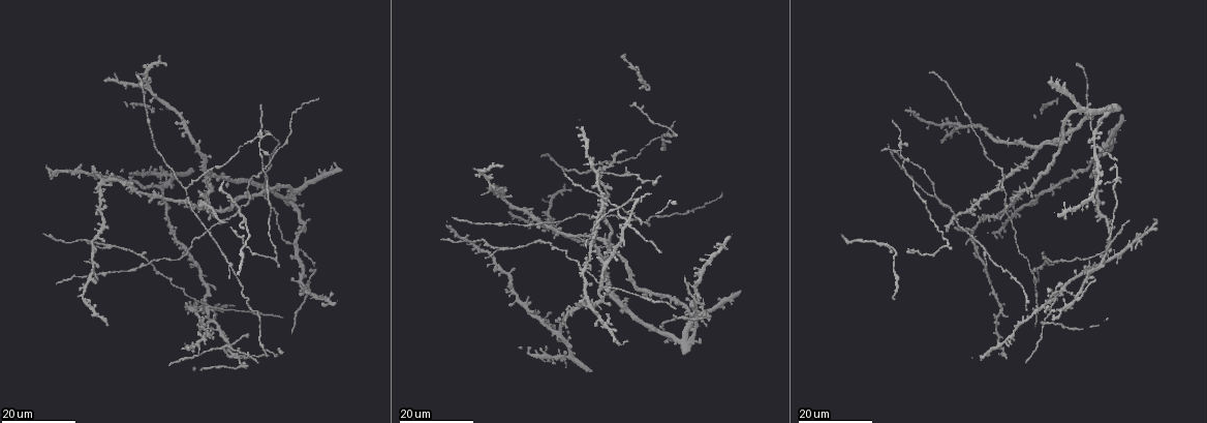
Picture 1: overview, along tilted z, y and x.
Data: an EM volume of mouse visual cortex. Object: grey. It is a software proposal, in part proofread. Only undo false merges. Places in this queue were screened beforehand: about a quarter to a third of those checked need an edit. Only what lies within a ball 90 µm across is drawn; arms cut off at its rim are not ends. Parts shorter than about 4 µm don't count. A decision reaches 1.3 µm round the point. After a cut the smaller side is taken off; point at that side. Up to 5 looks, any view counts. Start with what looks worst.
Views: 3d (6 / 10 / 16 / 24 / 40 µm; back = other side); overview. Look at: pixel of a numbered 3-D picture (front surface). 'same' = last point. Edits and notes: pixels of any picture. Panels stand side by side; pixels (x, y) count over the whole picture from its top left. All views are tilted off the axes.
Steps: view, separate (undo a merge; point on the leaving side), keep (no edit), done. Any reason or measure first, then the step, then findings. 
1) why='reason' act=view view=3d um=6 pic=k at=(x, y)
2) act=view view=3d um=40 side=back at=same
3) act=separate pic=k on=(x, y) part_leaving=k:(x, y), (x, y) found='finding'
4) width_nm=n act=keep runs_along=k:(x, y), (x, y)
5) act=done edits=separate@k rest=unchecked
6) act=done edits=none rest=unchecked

why='three arms meet' act=view view=3d um=24 pic=1 at=(143, 256)

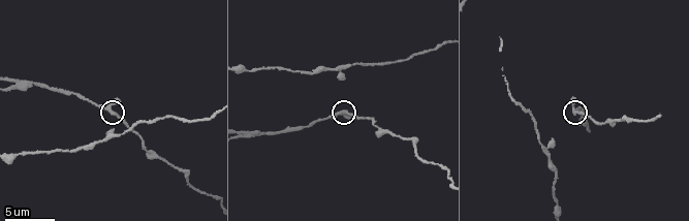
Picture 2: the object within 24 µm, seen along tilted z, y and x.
act=view view=3d um=10 pic=2 at=(345, 113)

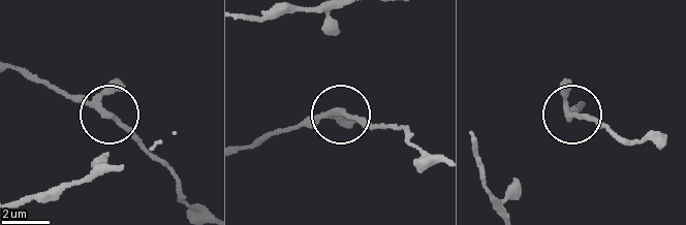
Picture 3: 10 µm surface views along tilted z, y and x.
arms=3 act=keep found='all the same neuron'

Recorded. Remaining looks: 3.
why='three arms meet' act=view view=3d um=24 pic=1 at=(902, 149)

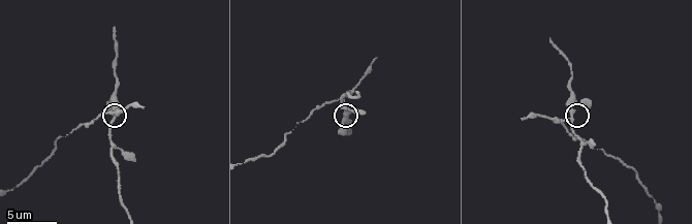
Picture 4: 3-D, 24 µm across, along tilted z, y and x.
act=view view=3d um=6 pic=4 at=(571, 115)

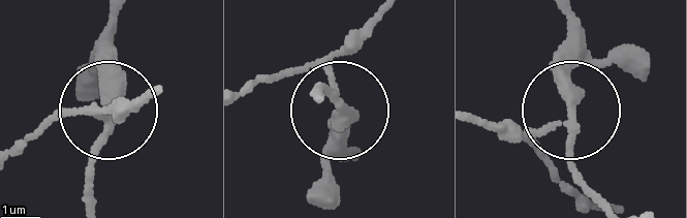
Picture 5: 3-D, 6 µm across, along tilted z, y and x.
width_nm=250 act=separate pic=5 on=(105, 85) found='a second neuron is stuck on'

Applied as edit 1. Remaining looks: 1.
why='a fork' act=view view=3d um=16 pic=2 at=(247, 133)

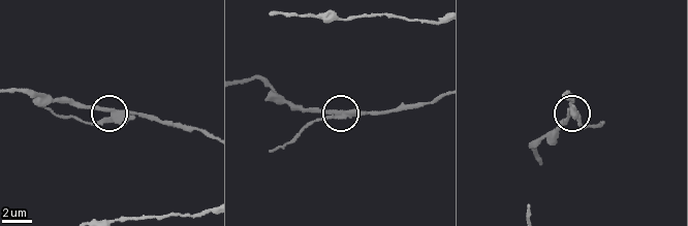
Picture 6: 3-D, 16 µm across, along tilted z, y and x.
arms=3 act=separate pic=6 on=(101, 123) part_leaving=6:(351, 115), (315, 119), (269, 152) found='two neurons meet here'

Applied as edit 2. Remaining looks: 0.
act=done edits=separate@5,separate@6 rest=unchecked

